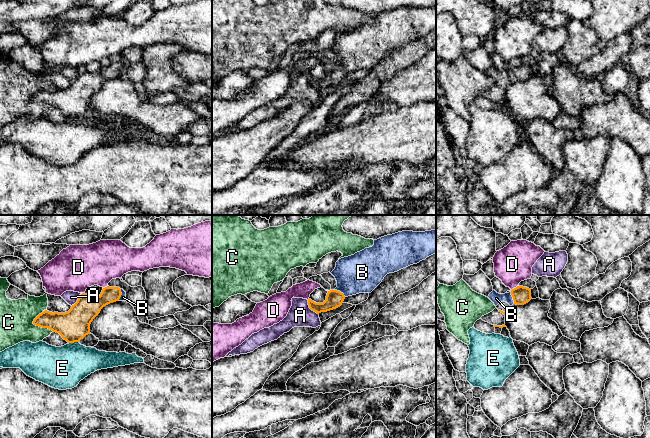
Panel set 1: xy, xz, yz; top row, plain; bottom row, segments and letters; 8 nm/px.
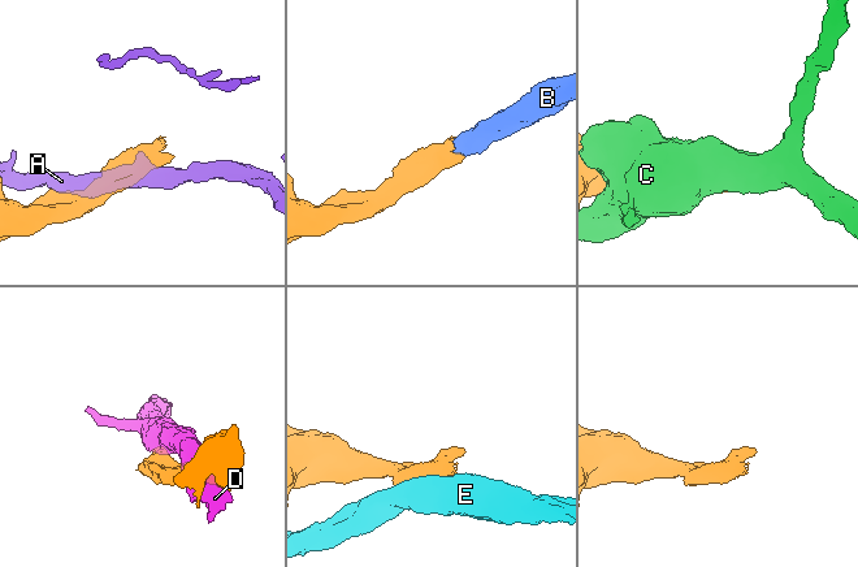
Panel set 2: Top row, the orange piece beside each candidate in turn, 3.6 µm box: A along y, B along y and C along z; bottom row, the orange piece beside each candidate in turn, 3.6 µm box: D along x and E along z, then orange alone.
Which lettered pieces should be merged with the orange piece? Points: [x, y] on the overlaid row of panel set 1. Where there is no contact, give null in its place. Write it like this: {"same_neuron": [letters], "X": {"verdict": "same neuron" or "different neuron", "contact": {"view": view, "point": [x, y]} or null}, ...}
{"same_neuron": ["B"], "A": {"verdict": "different neuron", "contact": {"view": "xz", "point": [310, 308]}}, "B": {"verdict": "same neuron", "contact": {"view": "xz", "point": [340, 292]}}, "C": {"verdict": "different neuron", "contact": {"view": "xy", "point": [41, 326]}}, "D": {"verdict": "different neuron", "contact": {"view": "yz", "point": [514, 288]}}, "E": {"verdict": "different neuron", "contact": {"view": "xy", "point": [73, 342]}}}

